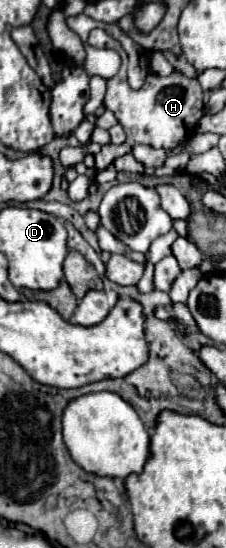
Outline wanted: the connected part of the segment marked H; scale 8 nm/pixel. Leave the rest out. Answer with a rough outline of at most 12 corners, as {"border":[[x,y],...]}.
{"border":[[102,28],[88,44],[121,56],[104,106],[130,144],[172,150],[204,114],[198,80],[126,81],[127,54]]}

